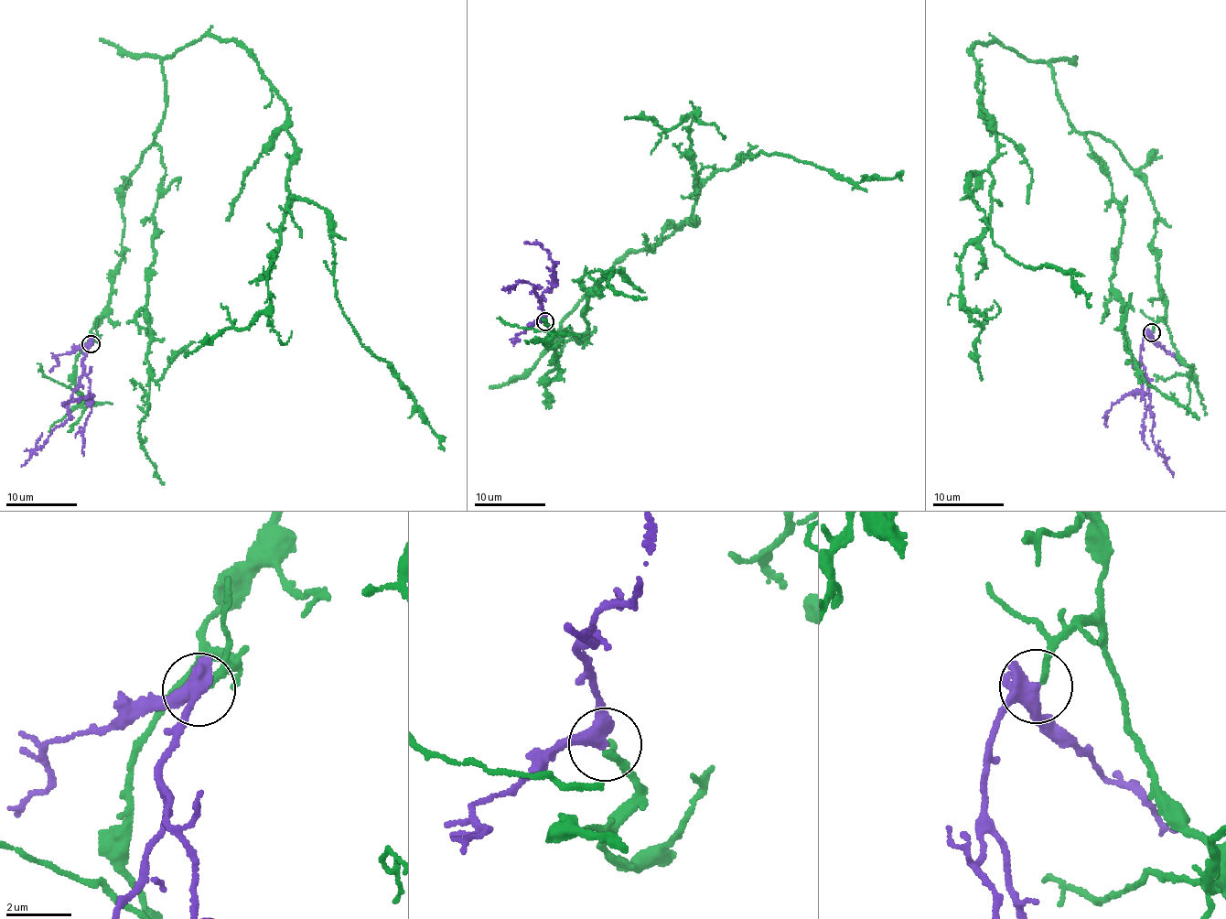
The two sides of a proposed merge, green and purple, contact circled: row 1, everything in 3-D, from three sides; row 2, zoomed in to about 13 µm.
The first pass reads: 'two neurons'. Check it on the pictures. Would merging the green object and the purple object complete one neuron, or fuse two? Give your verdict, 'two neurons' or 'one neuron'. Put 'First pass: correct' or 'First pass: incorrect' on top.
First pass: incorrect
one neuron

